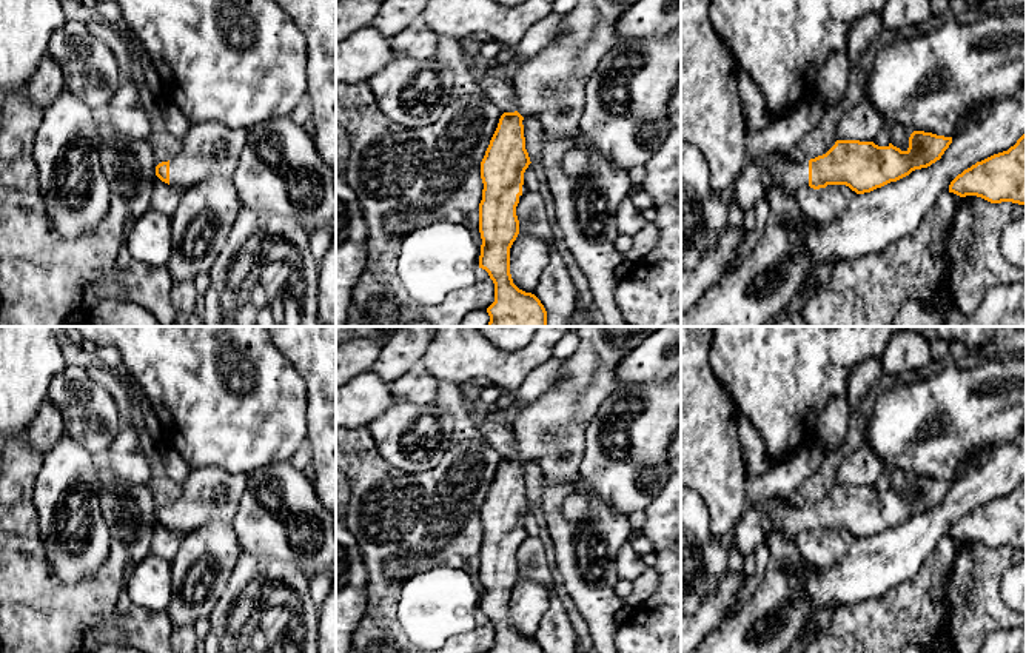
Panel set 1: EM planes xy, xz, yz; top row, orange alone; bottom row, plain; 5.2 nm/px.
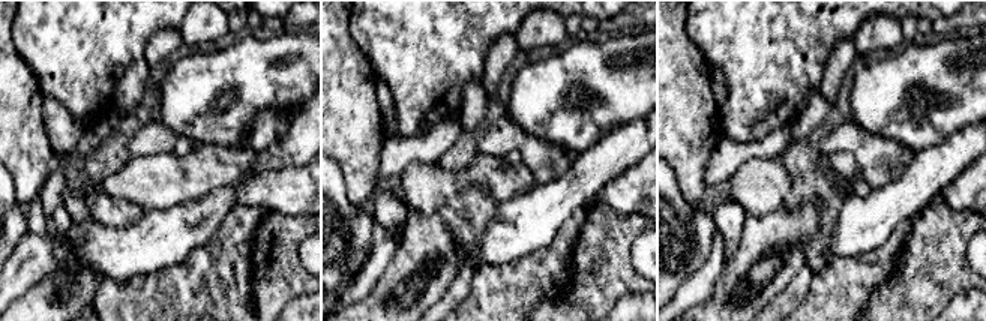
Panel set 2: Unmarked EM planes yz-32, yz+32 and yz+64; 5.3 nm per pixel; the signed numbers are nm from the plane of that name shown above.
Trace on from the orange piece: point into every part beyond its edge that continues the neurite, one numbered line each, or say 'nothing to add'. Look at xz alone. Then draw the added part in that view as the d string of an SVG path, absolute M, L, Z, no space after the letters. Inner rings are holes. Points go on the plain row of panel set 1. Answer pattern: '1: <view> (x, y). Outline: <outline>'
1: xz (550, 431). Outline: M575 326L581 340L578 350L562 360L556 382L535 402L519 410L511 424L510 430L516 440L516 456L522 462L535 462L548 482L581 484L579 465L585 451L585 430L593 420L599 405L618 387L616 367L619 360L659 328L661 326Z

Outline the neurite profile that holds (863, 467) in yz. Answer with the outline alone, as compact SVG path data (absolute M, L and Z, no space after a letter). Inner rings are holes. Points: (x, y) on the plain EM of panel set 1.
M866 445L849 454L835 471L837 485L860 485L873 487L877 479L889 473L889 488L907 496L912 474L903 473L897 468L887 467L875 453Z

